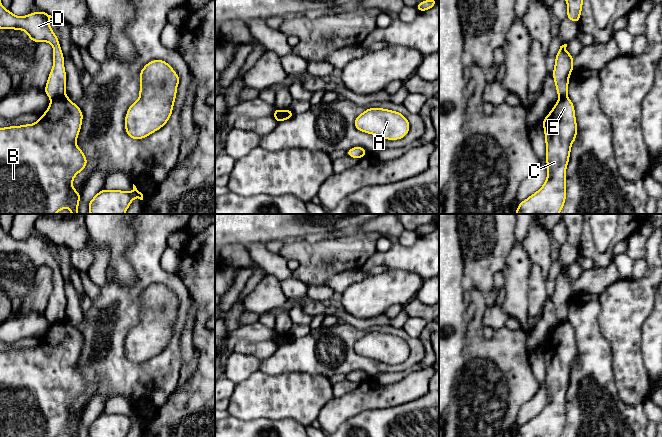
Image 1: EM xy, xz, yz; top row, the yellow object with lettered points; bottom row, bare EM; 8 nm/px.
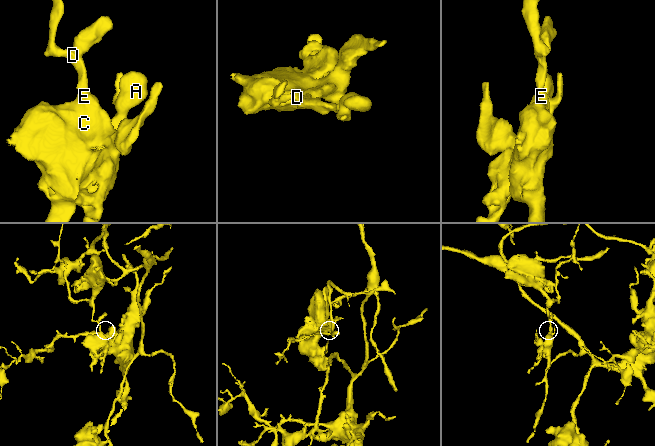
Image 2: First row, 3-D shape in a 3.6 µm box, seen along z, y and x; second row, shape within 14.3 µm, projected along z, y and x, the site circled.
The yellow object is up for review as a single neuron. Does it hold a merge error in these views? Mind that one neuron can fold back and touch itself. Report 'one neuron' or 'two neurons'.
two neurons

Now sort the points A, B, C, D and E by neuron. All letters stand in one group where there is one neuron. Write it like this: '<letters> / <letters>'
A B C E / D

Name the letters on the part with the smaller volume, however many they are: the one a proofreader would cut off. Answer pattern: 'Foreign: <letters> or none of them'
Foreign: A, B, C, E

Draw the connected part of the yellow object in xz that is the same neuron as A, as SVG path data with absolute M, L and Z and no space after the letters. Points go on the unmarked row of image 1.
M379 331L368 332L359 338L354 350L358 355L386 364L402 363L410 354L410 347L402 337Z

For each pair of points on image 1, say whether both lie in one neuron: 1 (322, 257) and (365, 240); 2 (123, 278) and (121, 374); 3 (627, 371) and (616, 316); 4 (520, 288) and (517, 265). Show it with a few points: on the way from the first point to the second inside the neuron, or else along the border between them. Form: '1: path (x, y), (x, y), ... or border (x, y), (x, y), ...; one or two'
1: path (333, 254), (354, 248); one
2: border (137, 277), (127, 287), (117, 285), (108, 280); two
3: path (627, 357), (623, 330); one
4: path (517, 282), (517, 271); one

